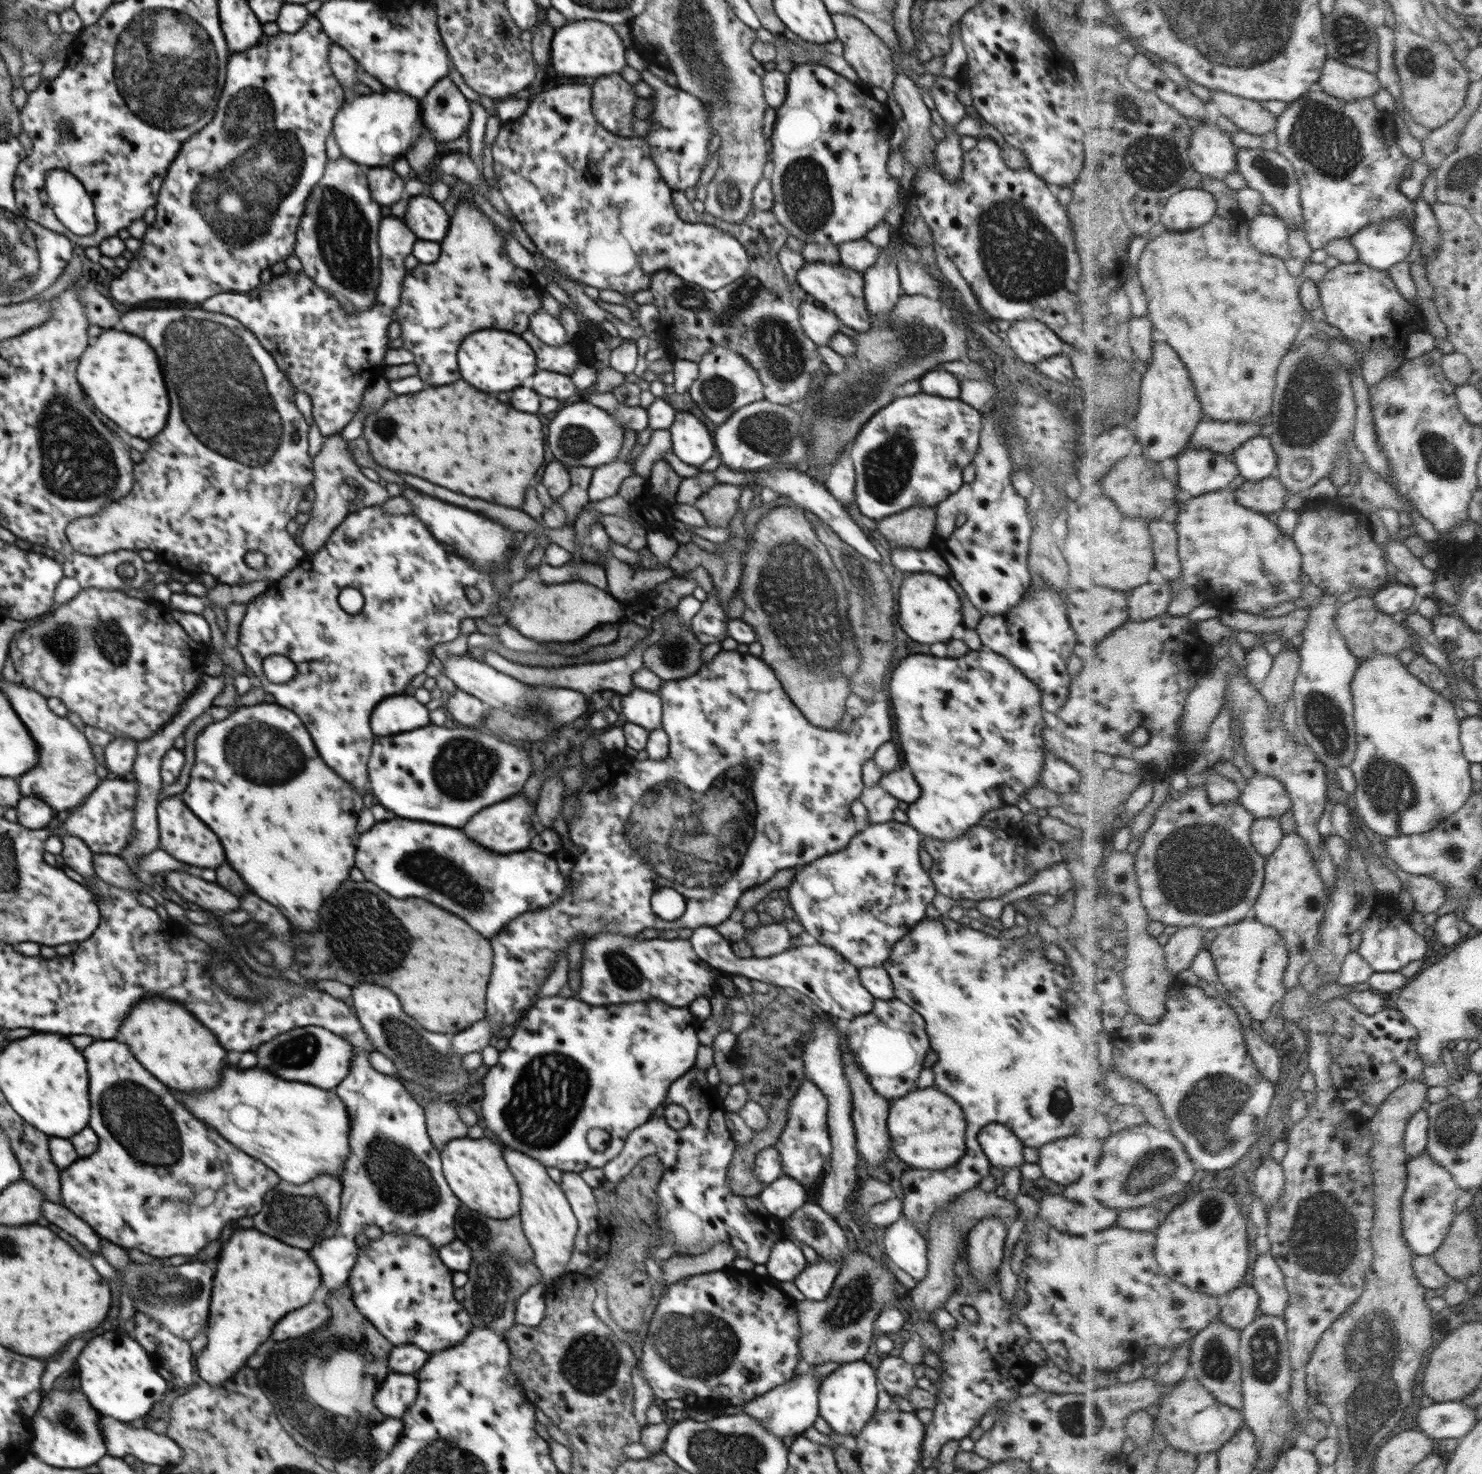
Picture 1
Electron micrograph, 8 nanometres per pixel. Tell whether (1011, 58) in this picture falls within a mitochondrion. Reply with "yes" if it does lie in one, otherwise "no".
no

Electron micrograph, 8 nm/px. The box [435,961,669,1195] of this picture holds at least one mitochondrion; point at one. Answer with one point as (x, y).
(549, 1092)

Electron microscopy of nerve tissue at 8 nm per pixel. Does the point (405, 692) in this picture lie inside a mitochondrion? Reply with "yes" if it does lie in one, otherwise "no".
no

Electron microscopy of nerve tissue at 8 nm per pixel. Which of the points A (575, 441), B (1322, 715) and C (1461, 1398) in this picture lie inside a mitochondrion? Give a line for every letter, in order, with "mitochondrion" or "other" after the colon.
A: mitochondrion
B: mitochondrion
C: other

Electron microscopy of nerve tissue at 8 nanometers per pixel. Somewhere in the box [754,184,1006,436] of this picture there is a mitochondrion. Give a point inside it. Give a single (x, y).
(914, 342)

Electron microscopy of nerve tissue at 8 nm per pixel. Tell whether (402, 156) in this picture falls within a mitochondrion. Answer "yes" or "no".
no

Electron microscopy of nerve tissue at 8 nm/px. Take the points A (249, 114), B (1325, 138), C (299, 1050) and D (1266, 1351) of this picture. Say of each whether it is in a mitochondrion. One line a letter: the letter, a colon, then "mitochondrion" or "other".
A: mitochondrion
B: mitochondrion
C: mitochondrion
D: mitochondrion

